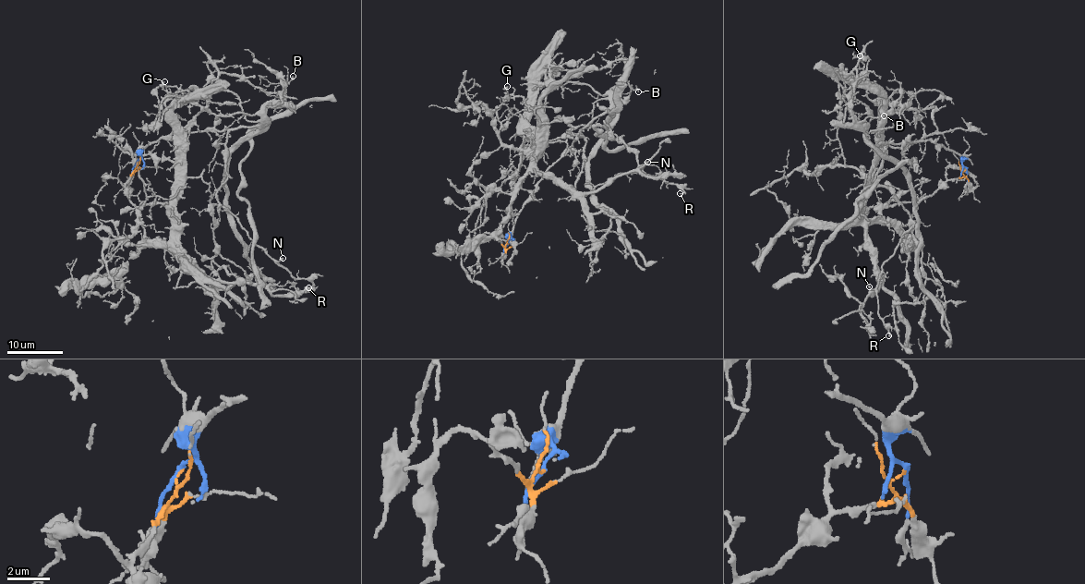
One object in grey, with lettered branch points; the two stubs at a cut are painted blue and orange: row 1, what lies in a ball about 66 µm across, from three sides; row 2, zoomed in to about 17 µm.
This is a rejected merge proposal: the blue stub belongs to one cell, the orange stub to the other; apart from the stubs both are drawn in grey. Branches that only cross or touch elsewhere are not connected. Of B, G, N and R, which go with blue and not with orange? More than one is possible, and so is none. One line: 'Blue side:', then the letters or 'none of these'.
Blue side: B, N, R

